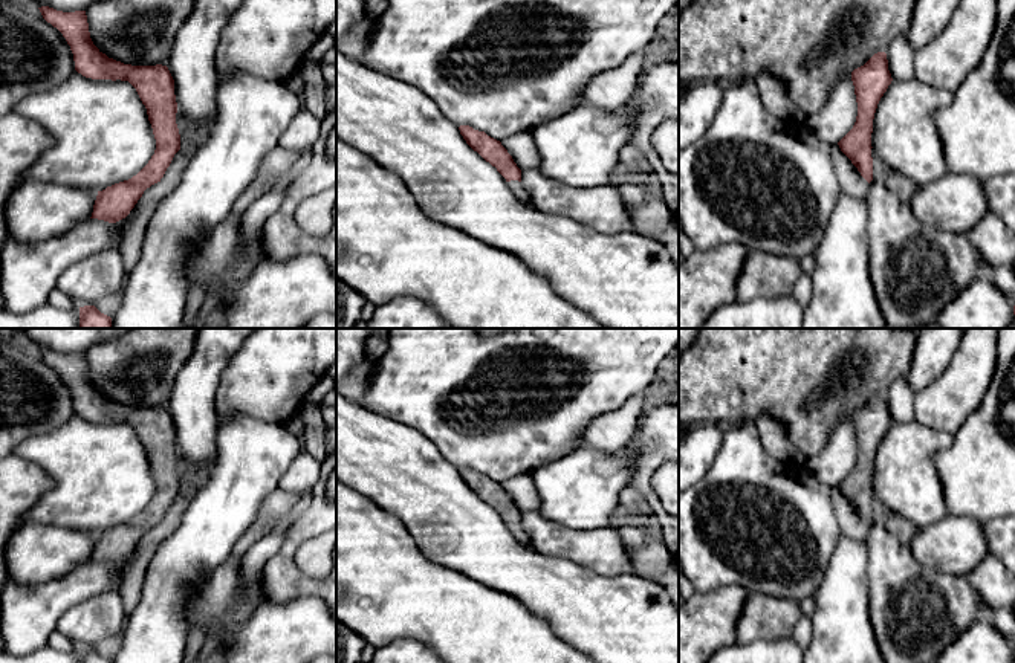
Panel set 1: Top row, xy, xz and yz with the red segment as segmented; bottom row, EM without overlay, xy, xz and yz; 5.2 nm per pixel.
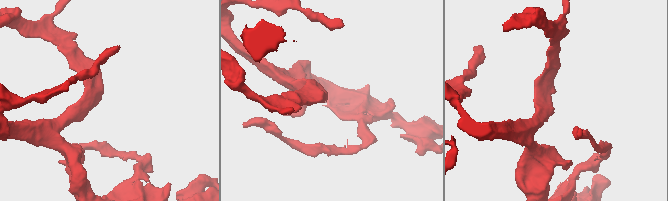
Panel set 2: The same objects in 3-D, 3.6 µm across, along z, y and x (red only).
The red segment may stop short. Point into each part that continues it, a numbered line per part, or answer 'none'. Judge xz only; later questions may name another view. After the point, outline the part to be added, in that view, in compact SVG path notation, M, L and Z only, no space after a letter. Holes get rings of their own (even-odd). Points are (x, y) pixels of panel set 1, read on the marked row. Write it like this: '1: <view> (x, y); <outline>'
1: xz (515, 187); M511 180L508 182L508 186L509 189L512 191L512 194L523 203L526 205L532 205L530 203L530 197L529 194L526 192L524 186L521 185L521 182L518 180Z

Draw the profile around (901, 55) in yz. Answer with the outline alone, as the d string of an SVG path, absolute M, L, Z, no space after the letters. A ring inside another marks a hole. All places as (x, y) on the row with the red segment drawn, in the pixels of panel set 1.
M905 34L896 37L885 50L888 70L896 81L908 81L914 78L916 50L910 44Z

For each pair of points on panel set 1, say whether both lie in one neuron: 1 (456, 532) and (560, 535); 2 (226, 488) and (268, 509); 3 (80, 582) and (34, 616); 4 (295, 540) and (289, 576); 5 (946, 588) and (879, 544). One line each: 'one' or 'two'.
1: two
2: two
3: one
4: one
5: one

